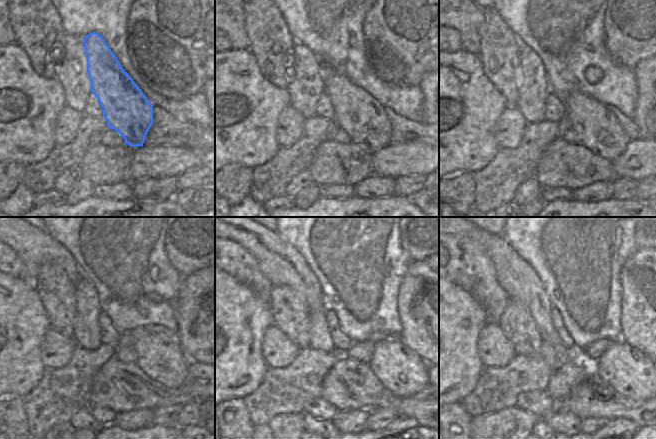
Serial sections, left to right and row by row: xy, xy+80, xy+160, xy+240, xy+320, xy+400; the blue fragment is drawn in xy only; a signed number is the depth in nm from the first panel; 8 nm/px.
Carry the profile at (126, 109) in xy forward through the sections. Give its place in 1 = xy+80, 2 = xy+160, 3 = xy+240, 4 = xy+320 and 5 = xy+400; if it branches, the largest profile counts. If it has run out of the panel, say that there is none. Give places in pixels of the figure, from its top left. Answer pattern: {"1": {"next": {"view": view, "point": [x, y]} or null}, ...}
{"1": {"next": {"view": "xy+80", "point": [357, 113]}}, "2": {"next": {"view": "xy+160", "point": [598, 129]}}, "3": {"next": {"view": "xy+240", "point": [161, 358]}}, "4": {"next": {"view": "xy+320", "point": [402, 371]}}, "5": {"next": {"view": "xy+400", "point": [627, 370]}}}

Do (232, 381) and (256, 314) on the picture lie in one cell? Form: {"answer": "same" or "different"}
{"answer": "same"}

